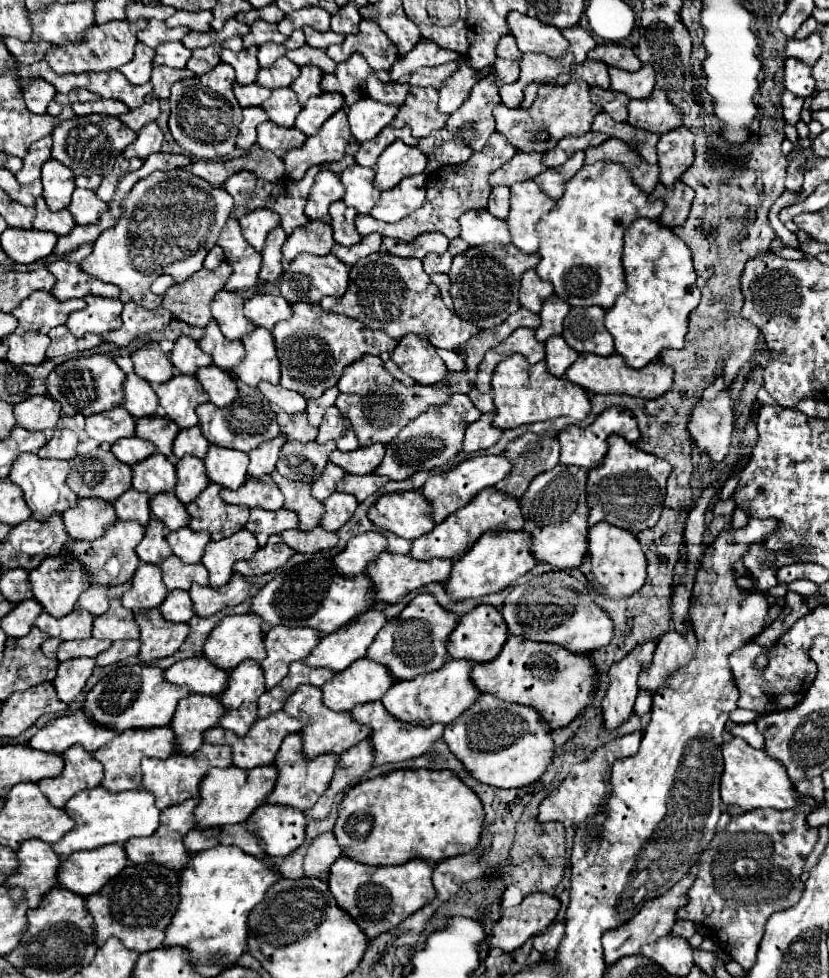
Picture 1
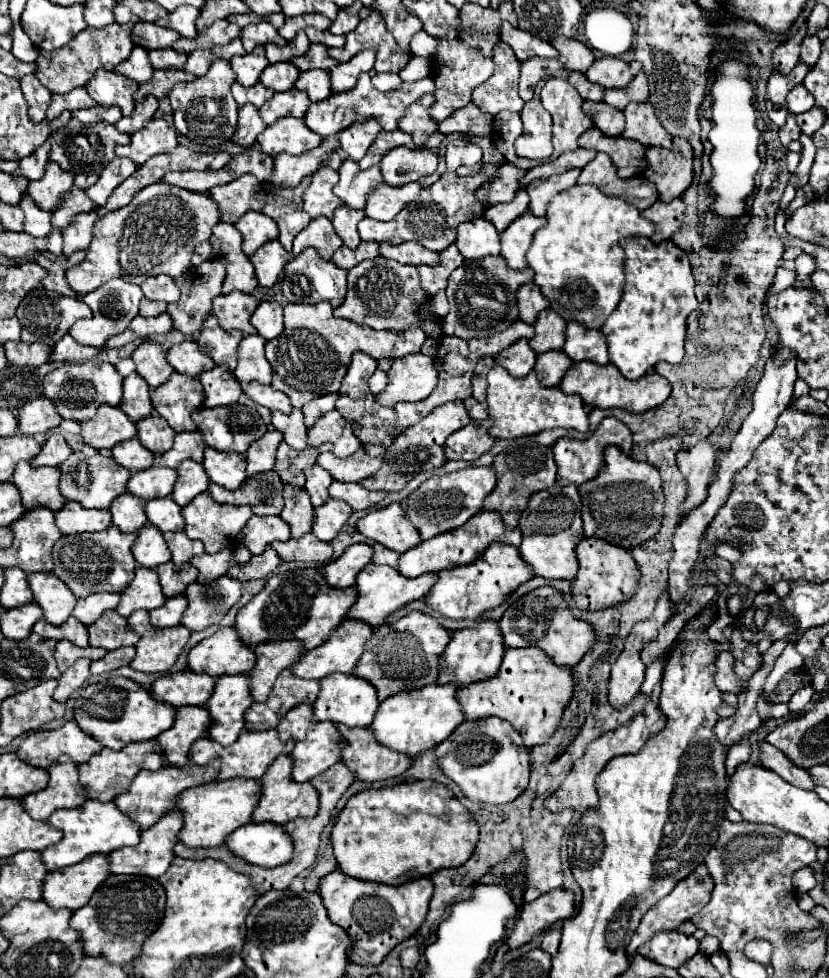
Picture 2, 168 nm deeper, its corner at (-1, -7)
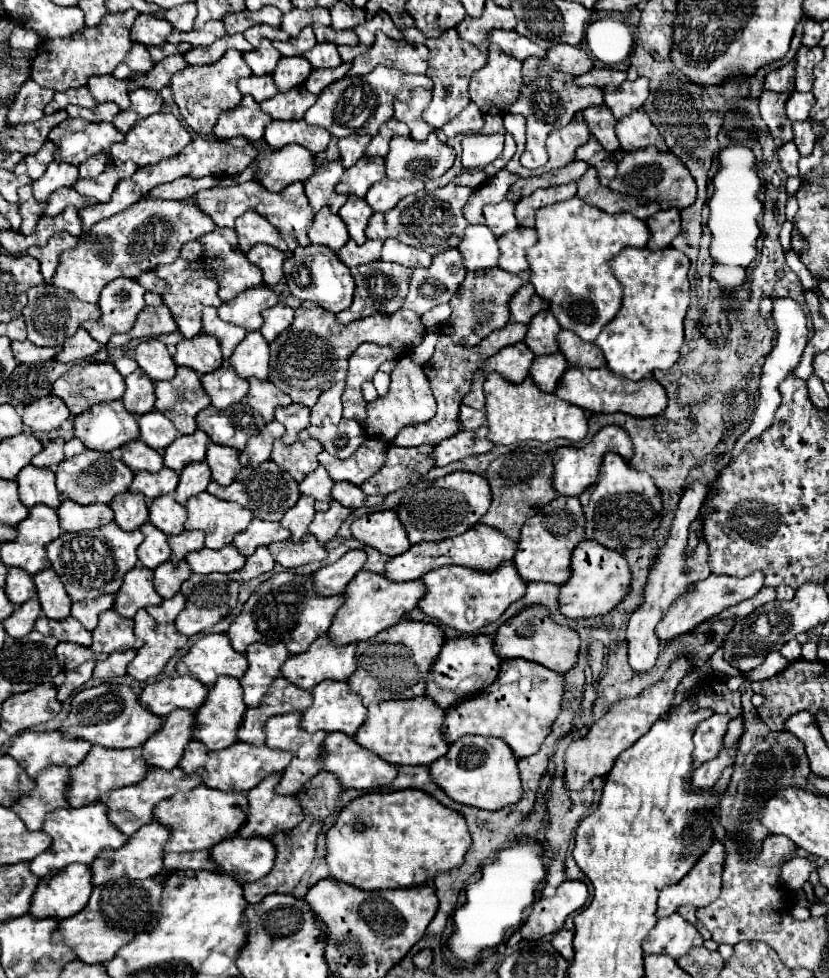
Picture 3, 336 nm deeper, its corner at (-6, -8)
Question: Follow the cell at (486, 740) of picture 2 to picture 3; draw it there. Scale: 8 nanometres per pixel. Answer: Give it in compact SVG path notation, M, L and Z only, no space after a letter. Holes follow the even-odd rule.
M467 735L449 745L449 751L429 767L431 779L453 801L477 809L497 811L521 799L521 779L517 759L503 739Z

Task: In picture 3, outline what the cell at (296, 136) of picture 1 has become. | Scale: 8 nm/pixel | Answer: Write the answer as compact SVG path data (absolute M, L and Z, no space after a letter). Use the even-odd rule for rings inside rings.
M277 119L277 121L271 121L269 127L265 129L265 141L269 143L271 149L281 149L289 143L297 143L307 147L313 153L319 153L319 151L325 151L329 139L331 139L329 131L325 131L323 127L307 125L303 119L289 121L289 123L281 123Z

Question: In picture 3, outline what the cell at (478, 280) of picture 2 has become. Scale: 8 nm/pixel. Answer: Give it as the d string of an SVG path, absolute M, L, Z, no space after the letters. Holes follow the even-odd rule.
M495 267L495 269L489 269L489 271L473 271L473 273L467 273L467 277L461 283L459 291L449 301L453 313L441 325L443 333L447 333L457 345L475 347L491 331L501 329L501 327L505 327L509 323L509 317L511 317L511 313L509 313L509 299L527 281L529 281L529 271L513 275L513 273L507 273L507 271L501 271L499 267Z

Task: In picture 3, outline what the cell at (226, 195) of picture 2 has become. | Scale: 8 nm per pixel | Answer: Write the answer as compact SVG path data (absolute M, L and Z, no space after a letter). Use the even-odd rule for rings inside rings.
M249 181L249 183L241 183L241 185L233 185L233 187L215 187L215 189L199 191L193 197L193 203L197 203L197 207L201 207L201 211L205 211L205 215L209 215L217 227L233 227L235 219L239 215L243 215L247 209L253 209L279 231L279 235L285 239L285 243L289 245L291 251L311 243L307 237L307 231L313 223L315 213L307 203L307 197L303 193L303 183L291 183L289 187L285 187L279 193L269 193L257 181Z

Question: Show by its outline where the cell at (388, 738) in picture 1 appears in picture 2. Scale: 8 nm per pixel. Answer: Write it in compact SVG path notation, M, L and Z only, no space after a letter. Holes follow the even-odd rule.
M336 726L336 728L350 742L348 748L342 750L342 760L356 774L358 780L376 782L394 778L412 766L414 760L412 756L400 754L376 742L372 728L360 728L360 726L356 726L356 730L348 726Z

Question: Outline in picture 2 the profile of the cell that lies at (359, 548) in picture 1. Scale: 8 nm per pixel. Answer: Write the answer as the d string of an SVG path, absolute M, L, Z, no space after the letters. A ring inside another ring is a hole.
M352 544L338 560L322 568L324 578L336 588L354 586L358 572L372 562L372 556L374 556L374 548L370 544Z

